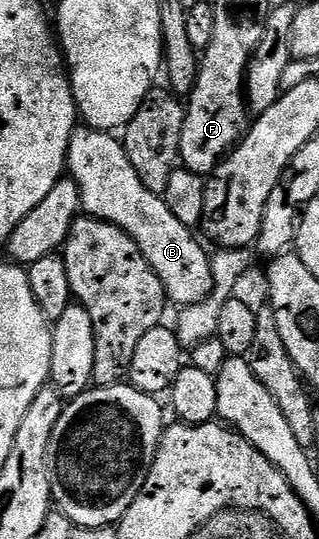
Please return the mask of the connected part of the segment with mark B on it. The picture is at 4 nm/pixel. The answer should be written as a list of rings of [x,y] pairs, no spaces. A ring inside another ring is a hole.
[[[76,128],[71,136],[69,151],[67,152],[67,169],[70,180],[77,183],[79,188],[79,204],[82,212],[88,217],[95,217],[98,221],[104,221],[110,225],[121,227],[141,247],[141,255],[153,267],[157,279],[161,279],[163,289],[167,293],[168,302],[172,306],[184,307],[195,303],[201,303],[214,291],[214,277],[211,270],[212,258],[203,250],[204,242],[198,236],[194,237],[193,229],[181,223],[173,212],[169,211],[164,198],[158,193],[149,191],[145,183],[137,176],[137,170],[133,163],[129,163],[129,155],[125,155],[122,140],[118,136],[102,129]]]

